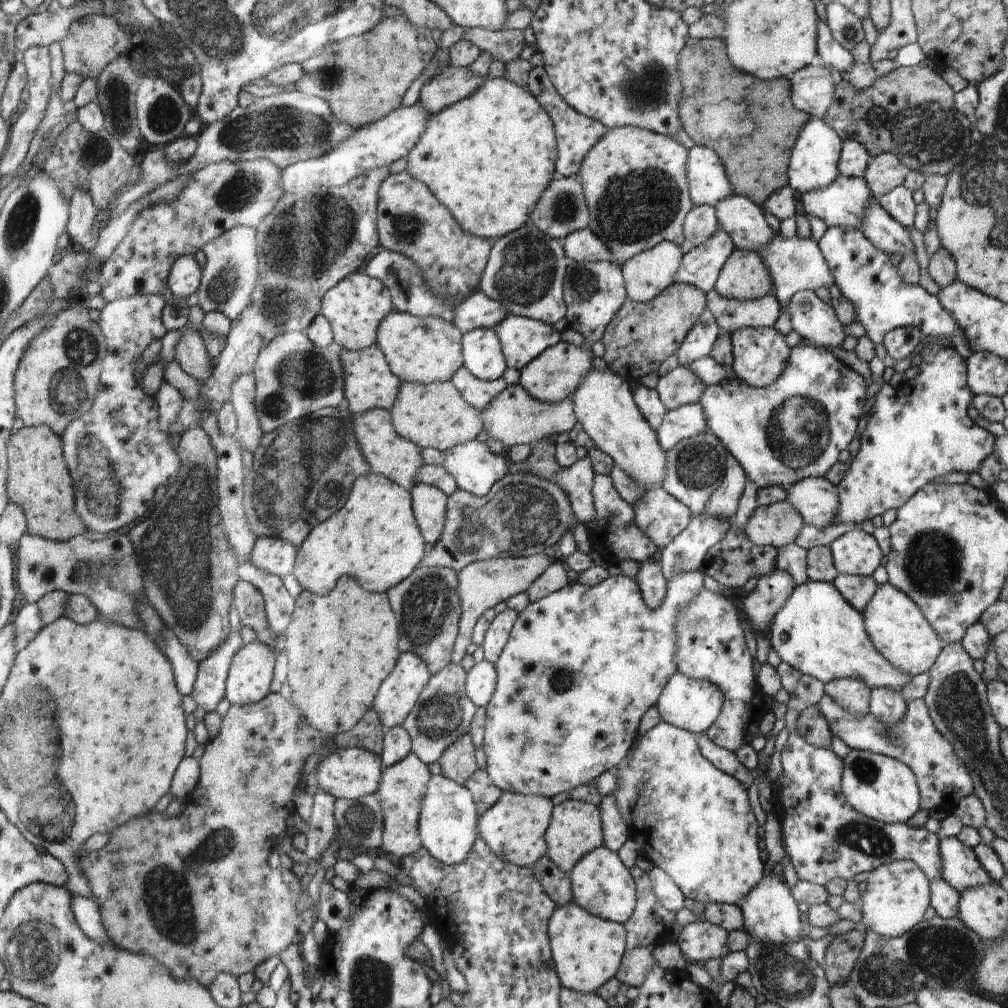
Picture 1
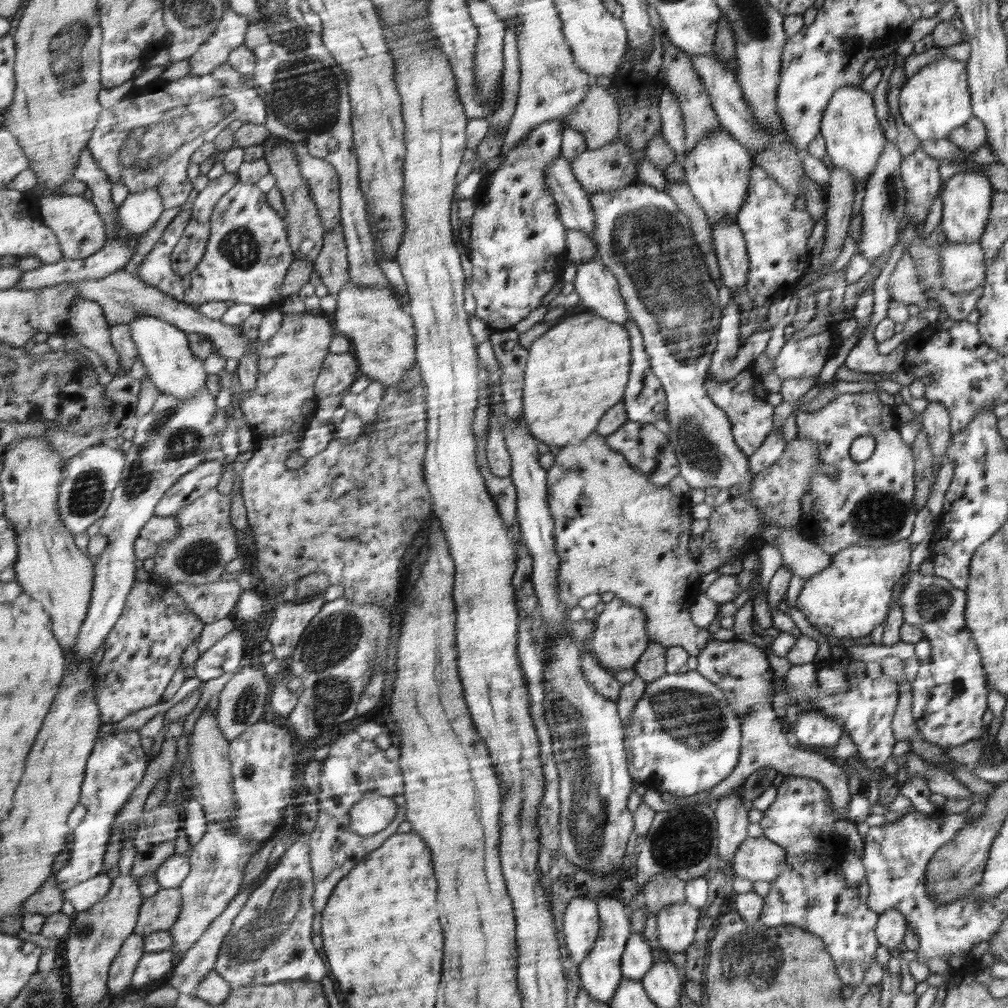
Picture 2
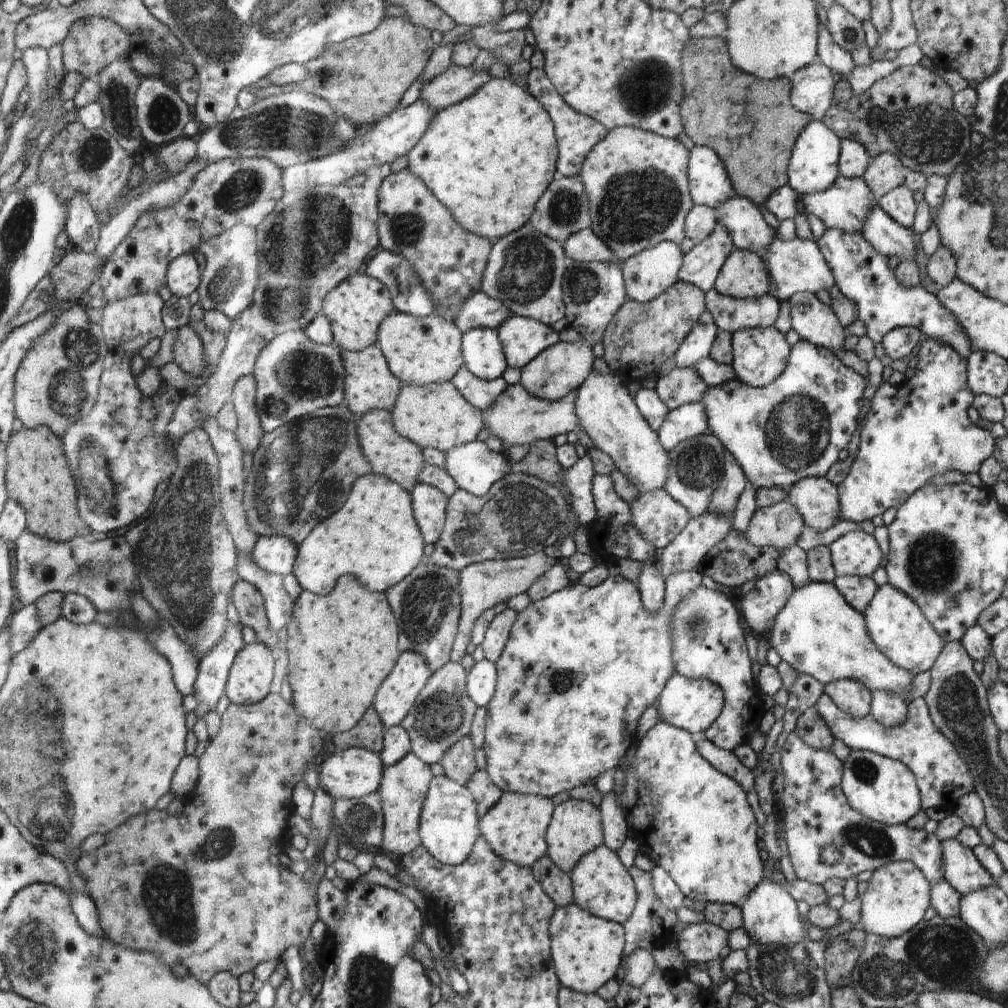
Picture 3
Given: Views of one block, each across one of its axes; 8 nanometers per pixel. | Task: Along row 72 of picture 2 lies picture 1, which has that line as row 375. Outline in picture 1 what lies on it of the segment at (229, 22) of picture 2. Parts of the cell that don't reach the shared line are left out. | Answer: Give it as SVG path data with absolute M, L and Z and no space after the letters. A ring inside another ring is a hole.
M196 329L183 332L175 356L182 368L200 382L208 380L215 371L205 338Z

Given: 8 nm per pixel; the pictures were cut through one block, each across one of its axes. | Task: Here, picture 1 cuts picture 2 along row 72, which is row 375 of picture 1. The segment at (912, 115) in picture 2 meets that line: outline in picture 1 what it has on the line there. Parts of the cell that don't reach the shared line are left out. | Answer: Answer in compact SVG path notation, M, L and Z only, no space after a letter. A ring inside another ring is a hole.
M929 340L923 344L919 372L915 378L905 381L894 389L885 382L875 394L874 404L868 415L864 430L860 435L858 454L842 482L837 484L840 504L834 523L860 524L872 520L878 514L884 515L890 509L898 510L925 484L932 483L936 476L948 472L978 472L984 458L988 458L994 448L994 436L984 427L976 428L976 423L968 418L968 406L972 404L971 388L966 382L966 363L952 347L938 347Z

